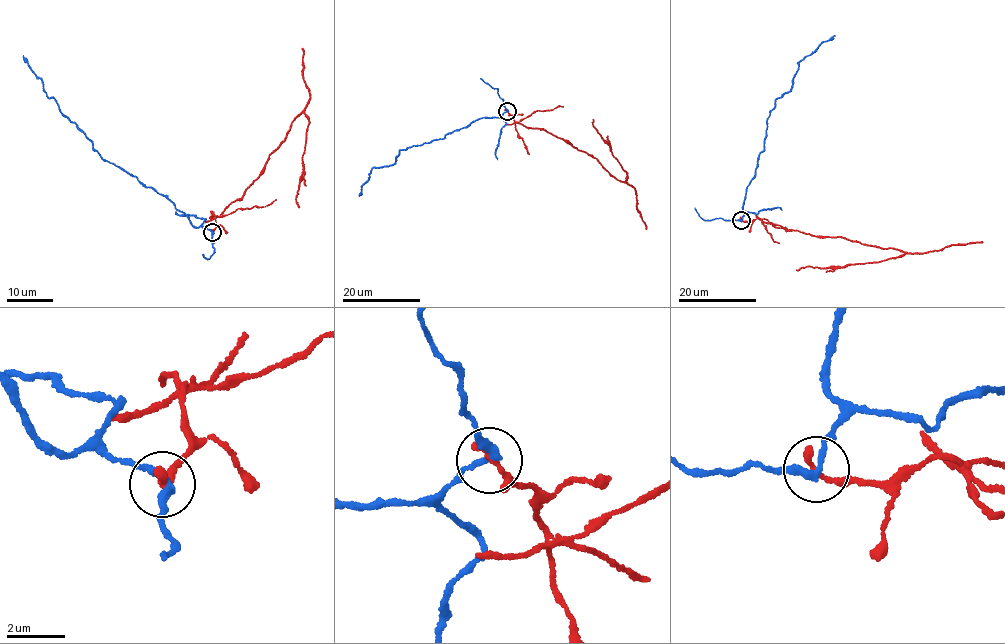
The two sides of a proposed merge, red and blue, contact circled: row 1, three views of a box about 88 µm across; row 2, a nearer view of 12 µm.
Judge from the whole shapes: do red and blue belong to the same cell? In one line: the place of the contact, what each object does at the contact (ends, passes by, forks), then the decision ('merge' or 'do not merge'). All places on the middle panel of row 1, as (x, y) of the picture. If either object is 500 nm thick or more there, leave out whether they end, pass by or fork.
at (507, 111); red passes by; blue passes by; do not merge

